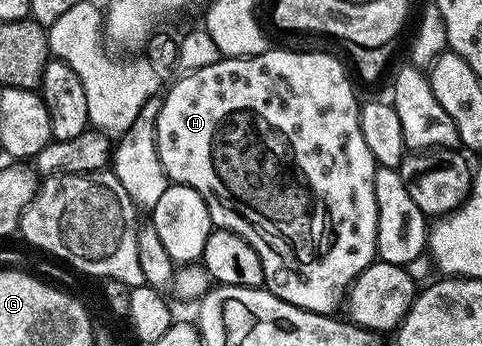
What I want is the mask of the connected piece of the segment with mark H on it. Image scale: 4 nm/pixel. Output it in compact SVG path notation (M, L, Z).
M269 49L257 55L247 55L241 59L221 57L217 63L206 65L197 71L189 71L179 76L181 79L162 95L161 112L158 113L156 145L162 169L173 184L189 186L201 194L212 218L213 228L238 233L252 246L254 253L262 261L264 287L273 291L282 301L298 305L307 311L332 315L335 307L345 302L346 292L353 281L377 258L376 226L378 225L378 205L374 201L374 173L377 161L370 153L362 138L360 124L361 100L356 100L356 91L344 72L344 67L332 55L324 51L275 51Z

